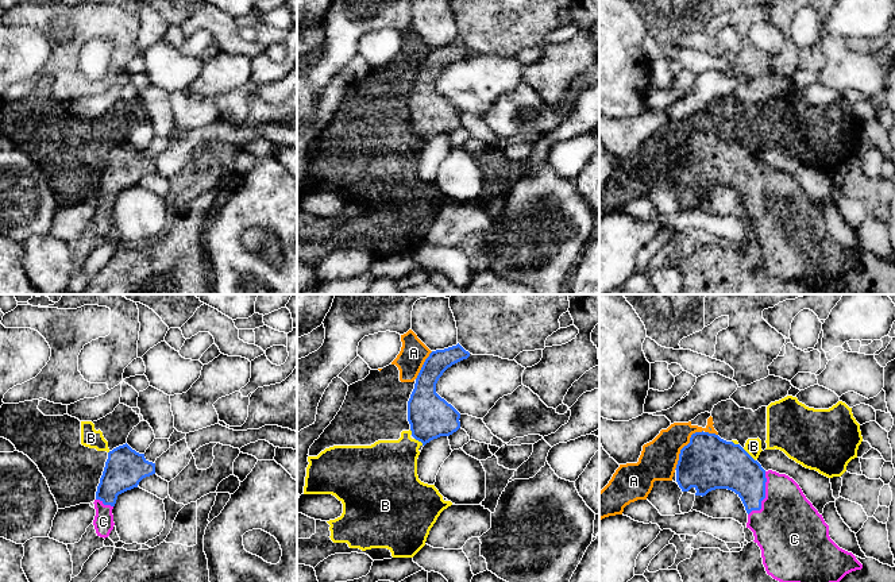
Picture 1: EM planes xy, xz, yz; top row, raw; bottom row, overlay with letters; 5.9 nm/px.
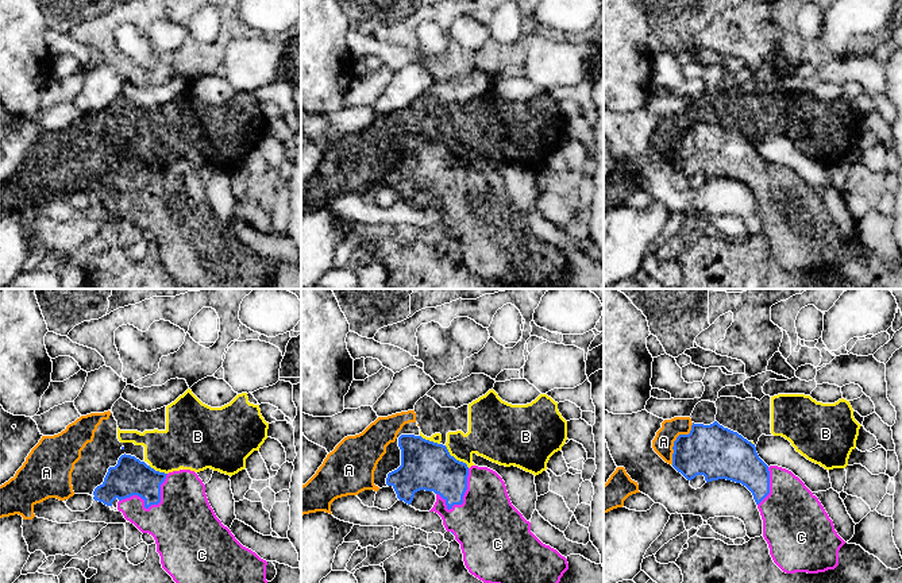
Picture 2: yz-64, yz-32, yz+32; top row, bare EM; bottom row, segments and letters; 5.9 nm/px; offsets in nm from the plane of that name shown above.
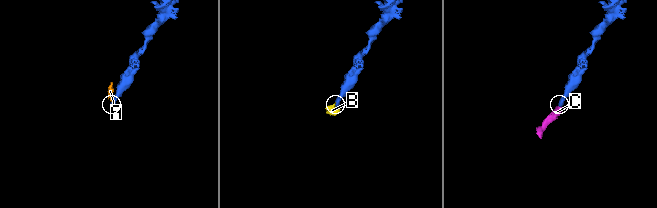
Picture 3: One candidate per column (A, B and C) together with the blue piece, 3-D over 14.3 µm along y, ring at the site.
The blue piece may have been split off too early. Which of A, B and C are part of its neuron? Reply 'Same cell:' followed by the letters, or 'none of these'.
Same cell: C

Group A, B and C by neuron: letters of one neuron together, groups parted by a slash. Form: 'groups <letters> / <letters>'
groups A B / C

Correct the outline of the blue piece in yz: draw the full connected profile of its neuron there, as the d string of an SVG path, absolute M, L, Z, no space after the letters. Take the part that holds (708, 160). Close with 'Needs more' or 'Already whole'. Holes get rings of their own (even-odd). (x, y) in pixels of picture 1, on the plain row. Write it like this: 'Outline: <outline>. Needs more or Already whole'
Outline: M695 130L690 140L680 147L676 162L676 180L682 189L691 185L697 188L695 193L706 193L715 186L728 186L734 189L742 199L748 211L747 226L753 230L755 240L761 247L763 262L768 273L782 281L799 281L809 285L823 285L830 281L838 281L846 271L861 267L863 262L852 250L840 246L829 234L829 223L822 212L806 196L799 182L786 171L765 169L740 142L726 139L715 131Z. Needs more

